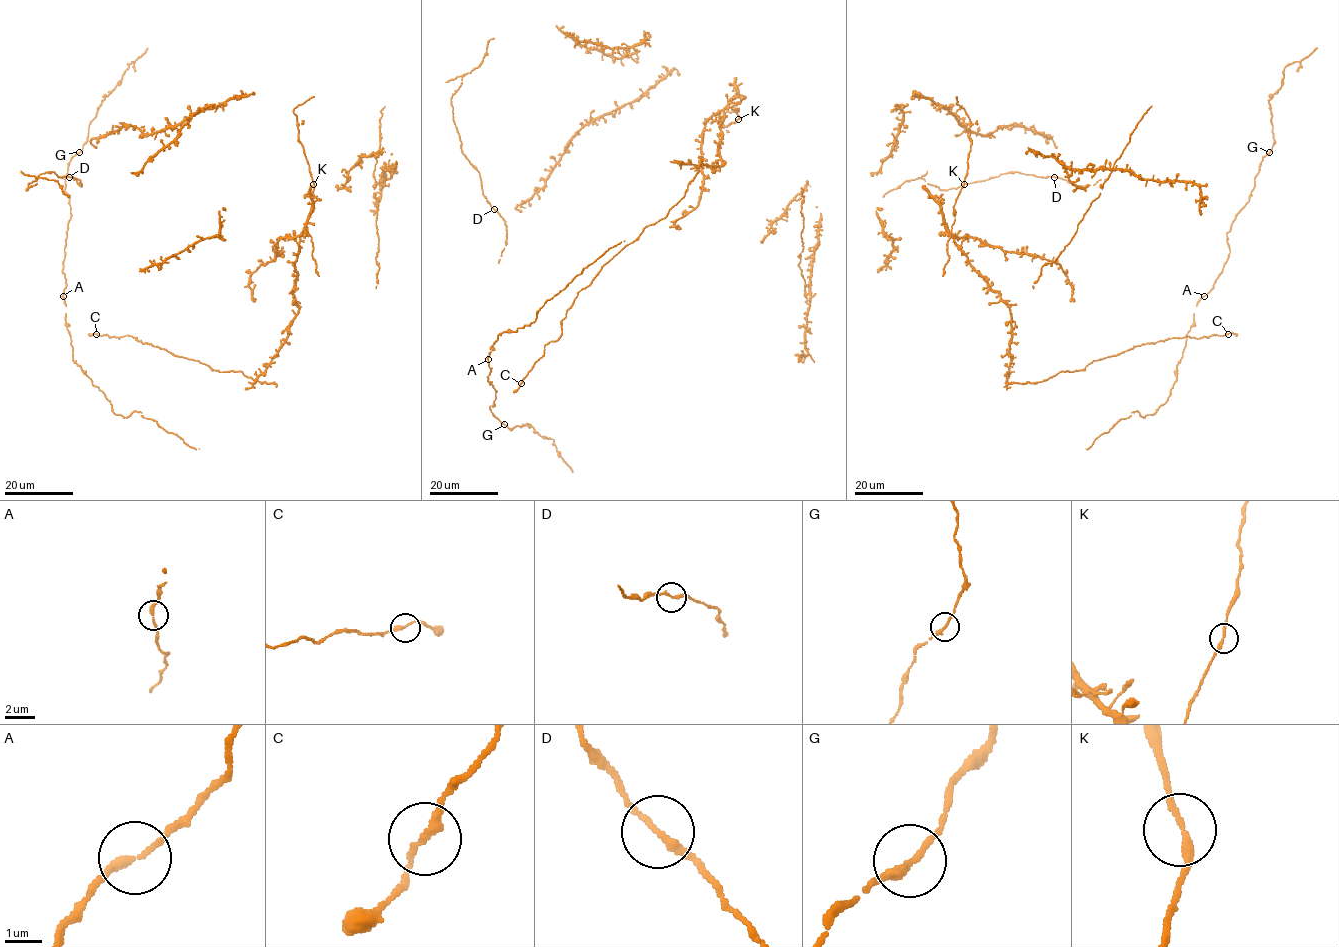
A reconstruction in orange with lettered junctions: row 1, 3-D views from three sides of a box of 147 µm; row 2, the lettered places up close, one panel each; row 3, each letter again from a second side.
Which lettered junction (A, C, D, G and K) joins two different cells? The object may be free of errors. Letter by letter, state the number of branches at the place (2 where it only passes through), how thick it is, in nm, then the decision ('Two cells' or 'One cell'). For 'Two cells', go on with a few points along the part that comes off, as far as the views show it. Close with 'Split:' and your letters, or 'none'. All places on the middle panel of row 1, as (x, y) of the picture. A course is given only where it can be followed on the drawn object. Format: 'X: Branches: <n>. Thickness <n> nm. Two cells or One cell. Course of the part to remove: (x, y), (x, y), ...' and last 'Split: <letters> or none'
A: Branches: 2. Thickness 200 nm. One cell
C: Branches: 2. Thickness 200 nm. One cell
D: Branches: 2. Thickness 190 nm. One cell
G: Branches: 2. Thickness 200 nm. One cell
K: Branches: 2. Thickness 200 nm. One cell
Split: none

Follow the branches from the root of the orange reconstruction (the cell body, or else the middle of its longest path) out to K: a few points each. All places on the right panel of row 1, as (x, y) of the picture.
K: (996, 292), (970, 263), (954, 237), (947, 233), (950, 234), (954, 221), (955, 200), (964, 184)

